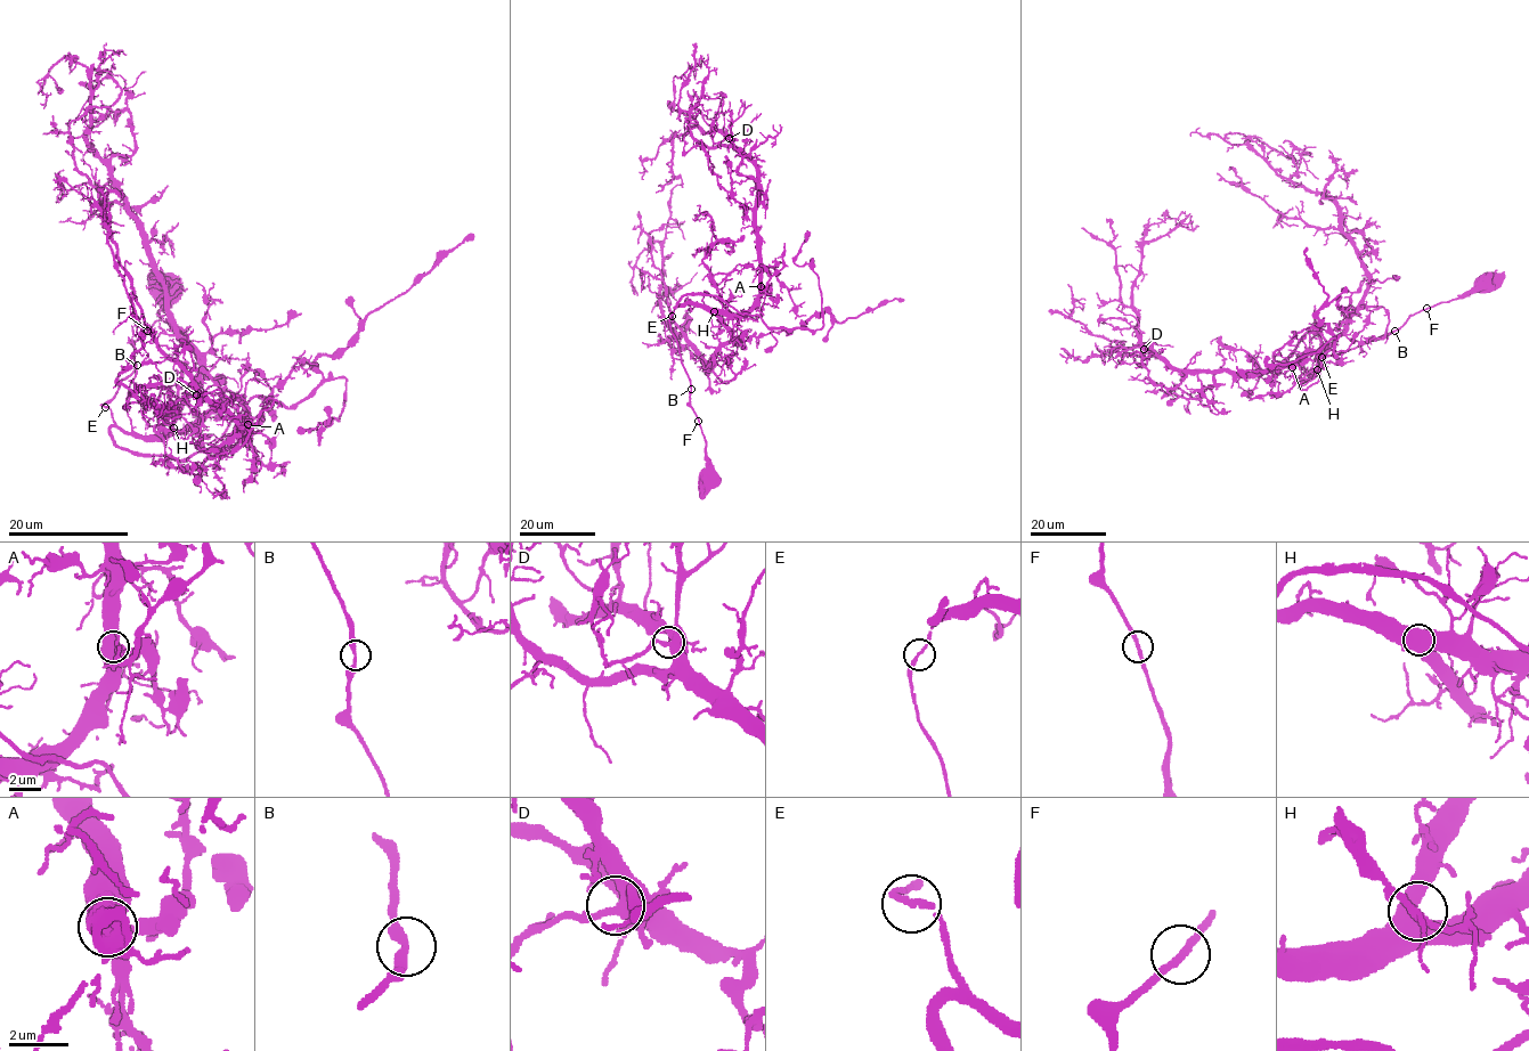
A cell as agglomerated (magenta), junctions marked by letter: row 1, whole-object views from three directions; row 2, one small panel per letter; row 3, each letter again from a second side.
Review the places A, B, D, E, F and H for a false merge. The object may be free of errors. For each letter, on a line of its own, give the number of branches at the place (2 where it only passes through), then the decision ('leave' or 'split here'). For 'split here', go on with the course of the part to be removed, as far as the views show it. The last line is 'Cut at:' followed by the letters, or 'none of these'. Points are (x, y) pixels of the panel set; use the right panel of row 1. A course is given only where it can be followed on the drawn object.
A: 2 | leave
B: 2 | leave
D: 2 | leave
E: 2 | leave
F: 2 | leave
H: 2 | leave
Cut at: none of these

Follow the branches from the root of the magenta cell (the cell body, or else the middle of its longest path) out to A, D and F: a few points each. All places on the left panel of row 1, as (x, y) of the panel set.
A: (164, 292), (160, 319), (133, 345), (137, 366), (102, 405), (141, 436), (193, 429), (230, 400), (247, 424)
D: (164, 292), (137, 366), (102, 405), (124, 431), (156, 436), (236, 400), (244, 431), (196, 394)
F: (164, 292), (170, 292), (170, 299), (147, 331)

